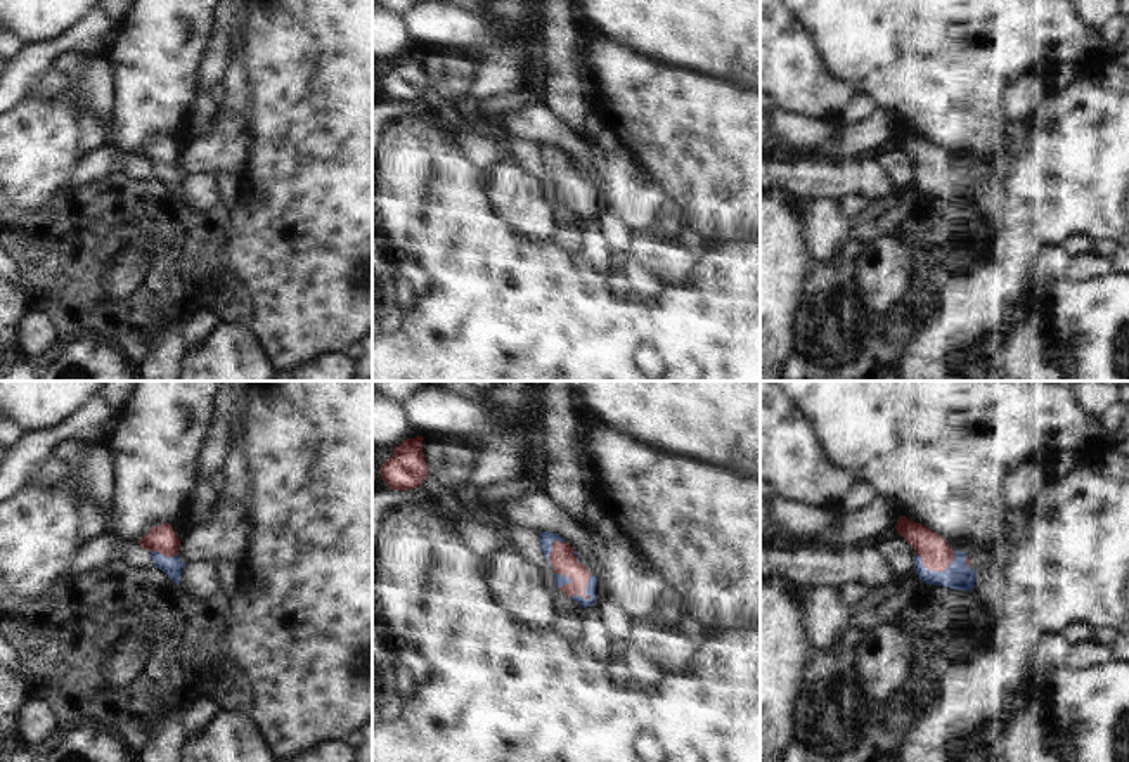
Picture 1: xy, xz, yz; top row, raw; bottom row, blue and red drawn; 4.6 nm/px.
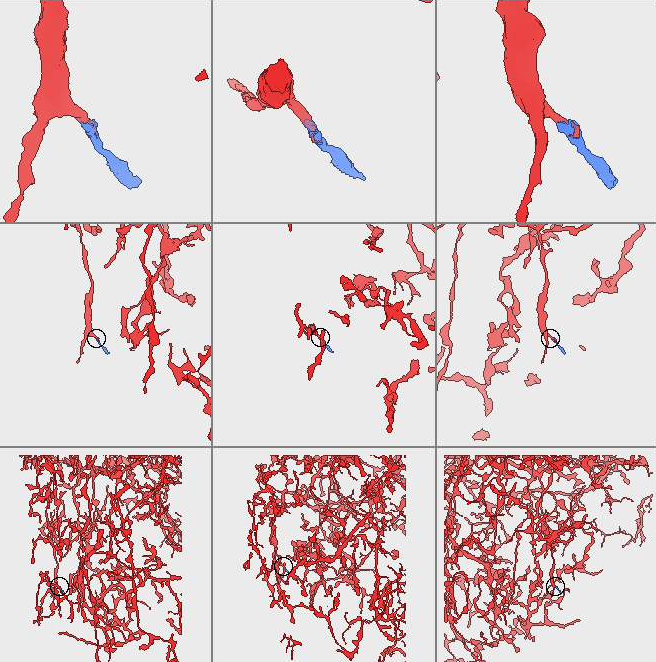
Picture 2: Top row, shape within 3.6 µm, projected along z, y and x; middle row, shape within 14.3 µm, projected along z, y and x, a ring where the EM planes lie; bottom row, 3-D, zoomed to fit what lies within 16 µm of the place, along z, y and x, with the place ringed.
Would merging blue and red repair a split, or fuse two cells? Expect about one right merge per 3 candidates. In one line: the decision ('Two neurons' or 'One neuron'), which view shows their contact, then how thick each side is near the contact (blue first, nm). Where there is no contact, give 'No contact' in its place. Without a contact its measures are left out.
One neuron. Touches blue in yz. Thickness 120 nm (blue) against 150 nm

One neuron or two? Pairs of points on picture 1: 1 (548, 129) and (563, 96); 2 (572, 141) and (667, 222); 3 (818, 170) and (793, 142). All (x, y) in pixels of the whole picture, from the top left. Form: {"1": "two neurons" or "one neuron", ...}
{"1": "two neurons", "2": "one neuron", "3": "two neurons"}

